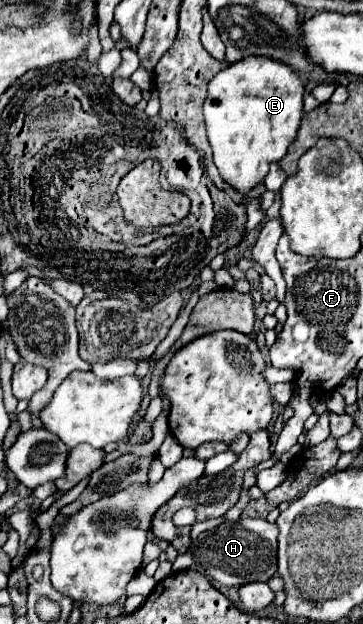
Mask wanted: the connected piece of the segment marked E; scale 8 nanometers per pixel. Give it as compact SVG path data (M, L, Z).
M248 57L238 61L210 81L204 101L208 141L210 145L214 141L214 163L220 161L218 171L222 179L240 195L246 195L260 185L268 175L268 165L286 155L304 115L302 97L304 85L296 73L284 63L268 57Z

